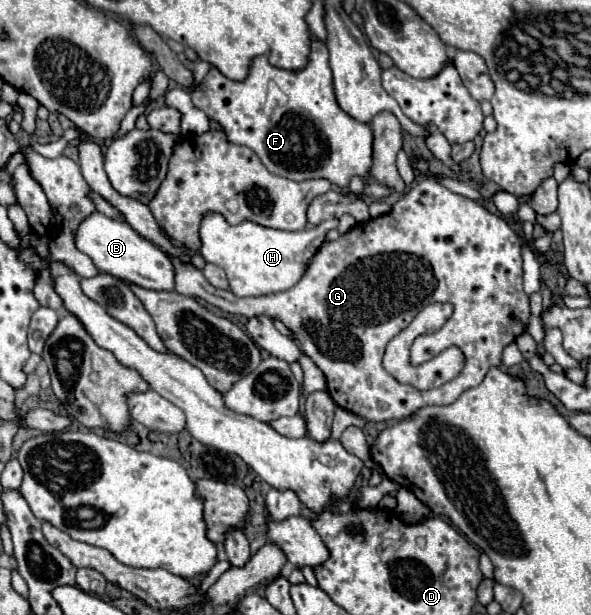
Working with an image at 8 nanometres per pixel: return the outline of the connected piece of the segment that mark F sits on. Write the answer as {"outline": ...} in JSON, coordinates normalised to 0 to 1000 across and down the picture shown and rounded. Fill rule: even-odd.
{"outline":[[[528,62],[521,104],[511,114],[477,114],[460,107],[450,98],[450,91],[433,91],[426,94],[416,130],[396,133],[359,107],[345,133],[325,150],[325,166],[332,176],[345,179],[355,189],[355,195],[365,195],[376,205],[379,218],[393,234],[413,234],[426,241],[460,283],[481,286],[487,293],[552,289],[562,299],[572,299],[575,306],[589,306],[589,296],[599,283],[619,289],[623,273],[629,270],[629,211],[626,205],[599,195],[572,172],[565,156],[562,114],[555,107],[555,78],[548,78],[548,68],[538,62]],[[457,130],[464,130],[470,143],[487,156],[487,169],[467,169],[460,176],[460,185],[450,185],[447,169],[450,169],[450,146]]]}

